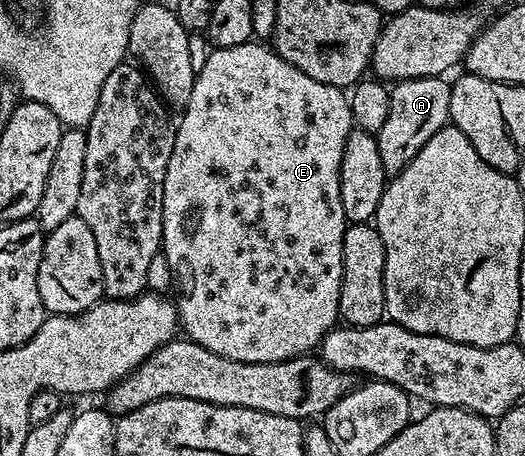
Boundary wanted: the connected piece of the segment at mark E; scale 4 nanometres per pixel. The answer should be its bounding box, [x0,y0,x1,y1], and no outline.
[161,40,355,363]

